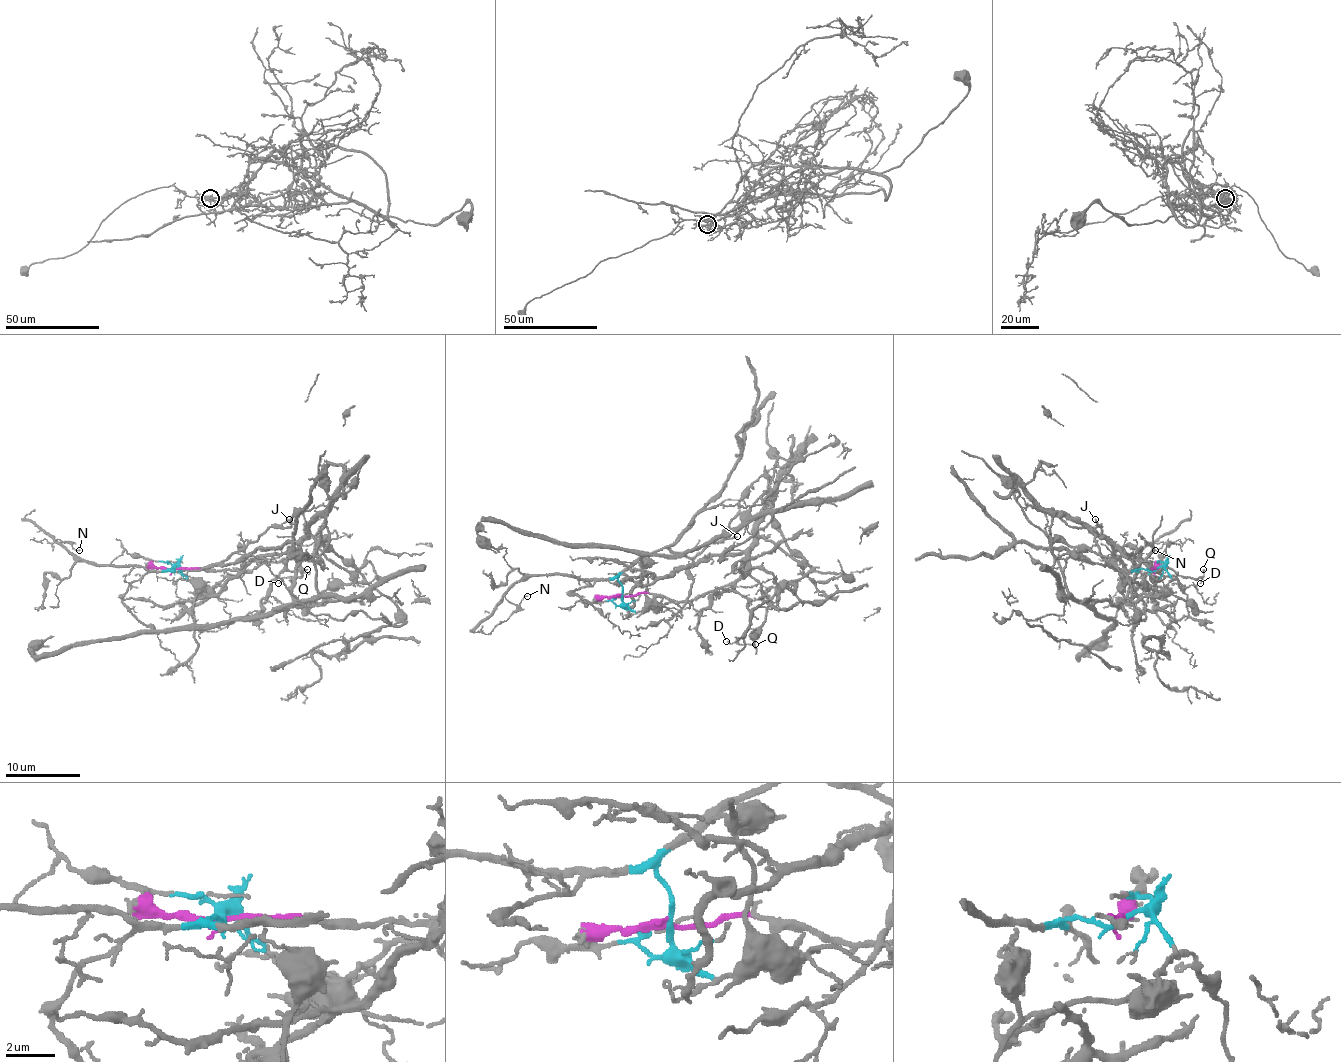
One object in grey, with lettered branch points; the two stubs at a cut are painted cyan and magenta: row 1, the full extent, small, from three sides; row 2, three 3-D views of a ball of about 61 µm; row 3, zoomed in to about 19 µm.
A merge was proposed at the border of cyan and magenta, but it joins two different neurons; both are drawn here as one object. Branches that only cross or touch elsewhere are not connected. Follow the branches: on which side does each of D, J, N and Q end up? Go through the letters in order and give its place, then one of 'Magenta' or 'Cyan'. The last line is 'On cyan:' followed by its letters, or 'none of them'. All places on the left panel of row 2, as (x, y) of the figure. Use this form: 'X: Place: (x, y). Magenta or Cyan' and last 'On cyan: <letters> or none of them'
D: Place: (278, 583). Magenta
J: Place: (289, 519). Cyan
N: Place: (79, 550). Cyan
Q: Place: (307, 569). Magenta
On cyan: J, N

